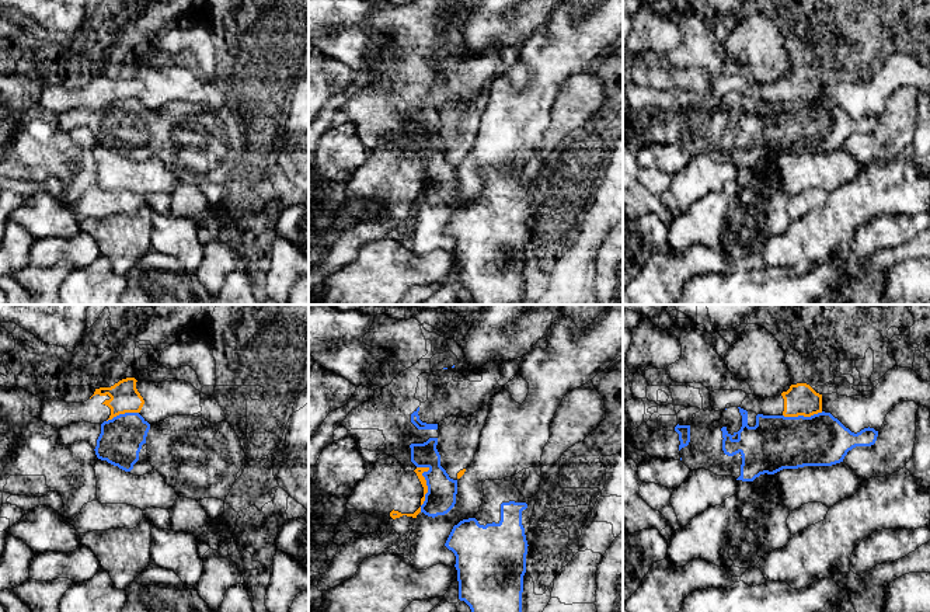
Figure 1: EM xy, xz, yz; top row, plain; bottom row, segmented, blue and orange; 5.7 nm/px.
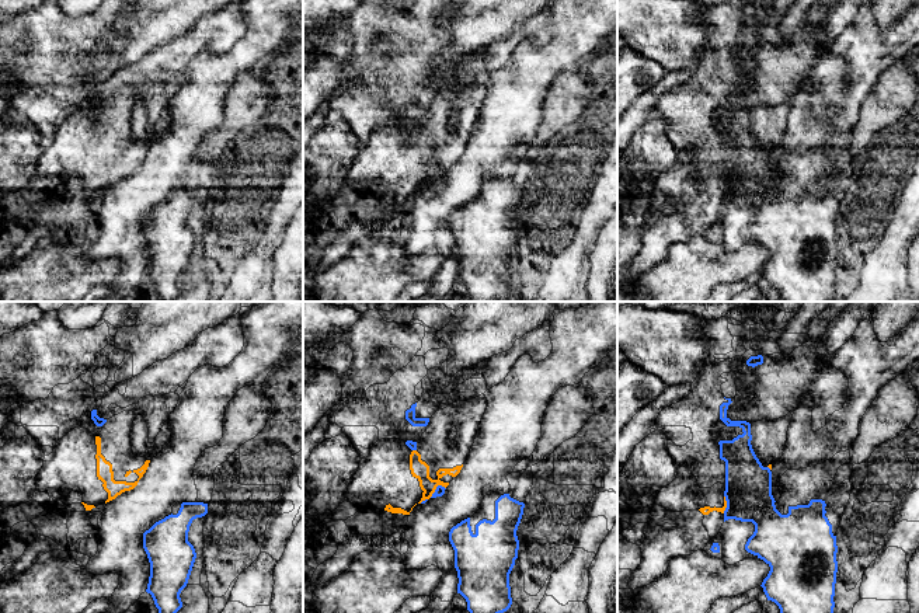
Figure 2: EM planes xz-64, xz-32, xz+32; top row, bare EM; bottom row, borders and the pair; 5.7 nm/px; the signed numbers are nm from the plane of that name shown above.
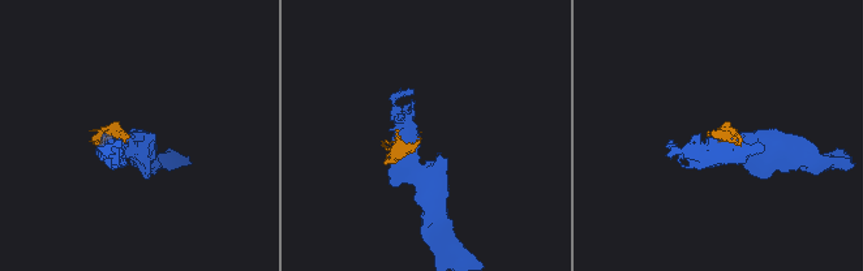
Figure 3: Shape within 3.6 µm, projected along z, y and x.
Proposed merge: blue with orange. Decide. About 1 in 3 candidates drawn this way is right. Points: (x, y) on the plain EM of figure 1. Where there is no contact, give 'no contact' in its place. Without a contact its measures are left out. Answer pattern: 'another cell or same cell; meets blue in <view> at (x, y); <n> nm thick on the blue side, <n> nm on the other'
another cell; meets blue in xz at (428, 174); 170 nm thick on the blue side, 50 nm on the other

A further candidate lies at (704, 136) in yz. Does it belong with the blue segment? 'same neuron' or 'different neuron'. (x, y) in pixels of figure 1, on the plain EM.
same neuron

